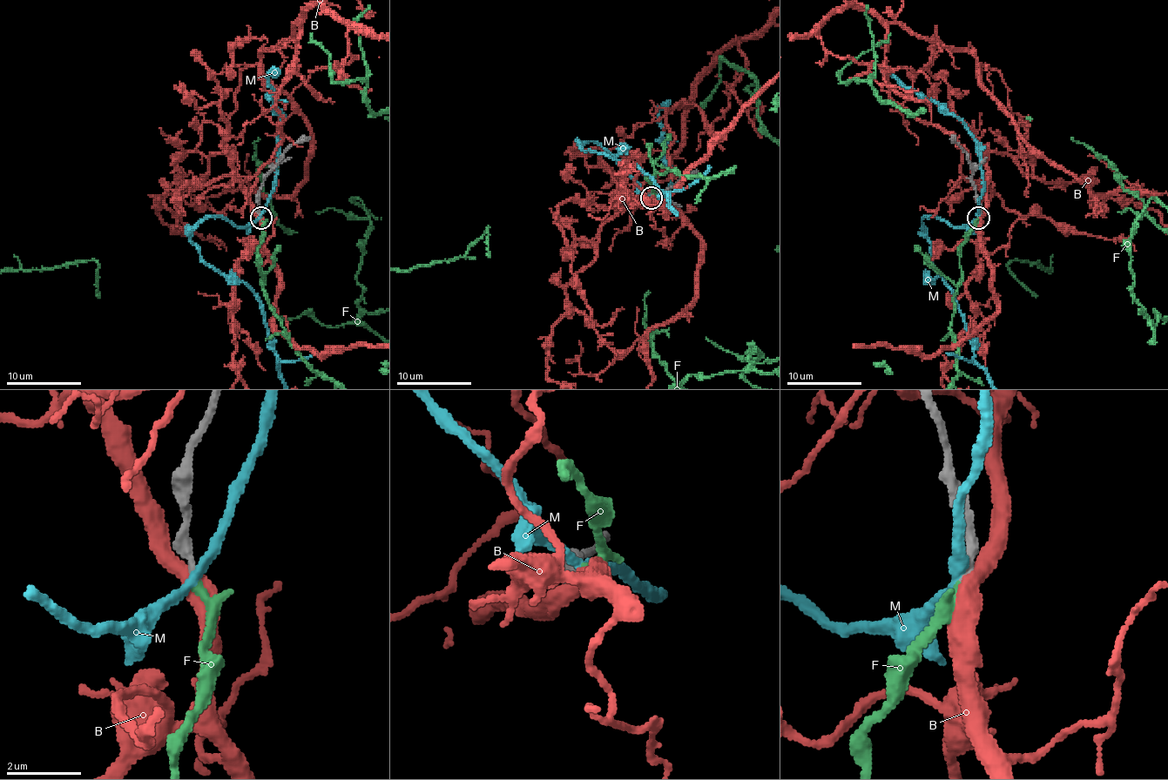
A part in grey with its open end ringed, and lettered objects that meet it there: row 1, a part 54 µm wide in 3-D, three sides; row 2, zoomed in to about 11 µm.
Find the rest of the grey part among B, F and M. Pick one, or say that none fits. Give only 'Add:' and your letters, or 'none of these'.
Add: F

